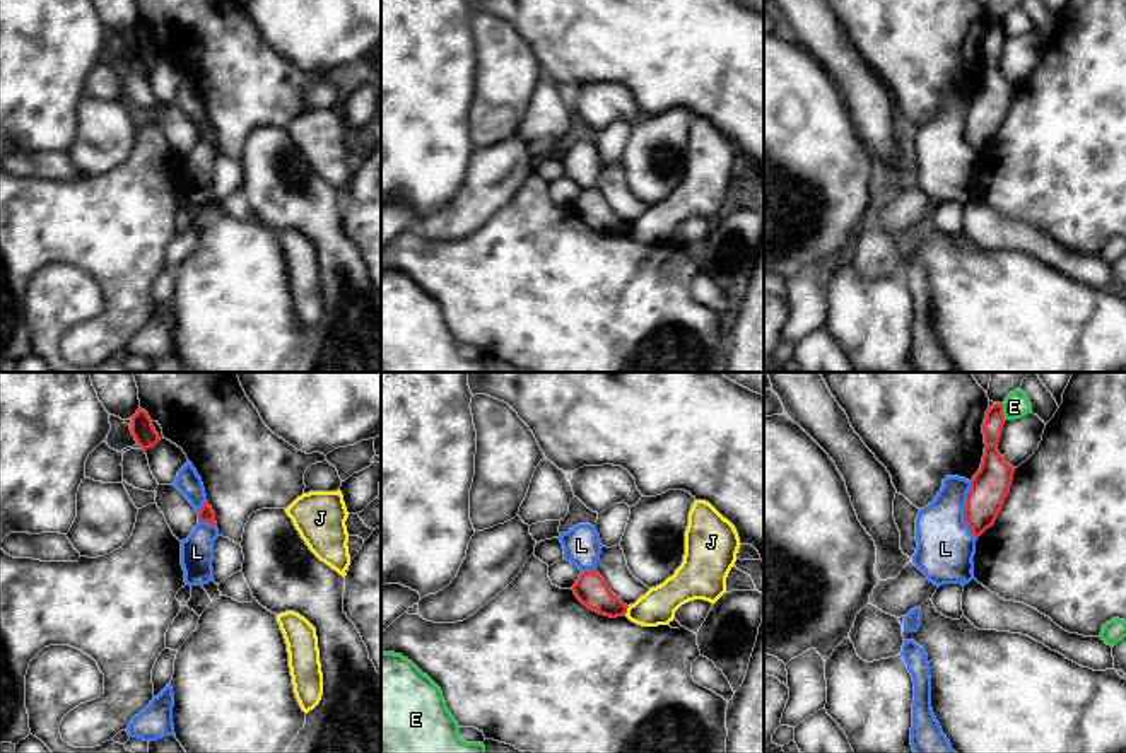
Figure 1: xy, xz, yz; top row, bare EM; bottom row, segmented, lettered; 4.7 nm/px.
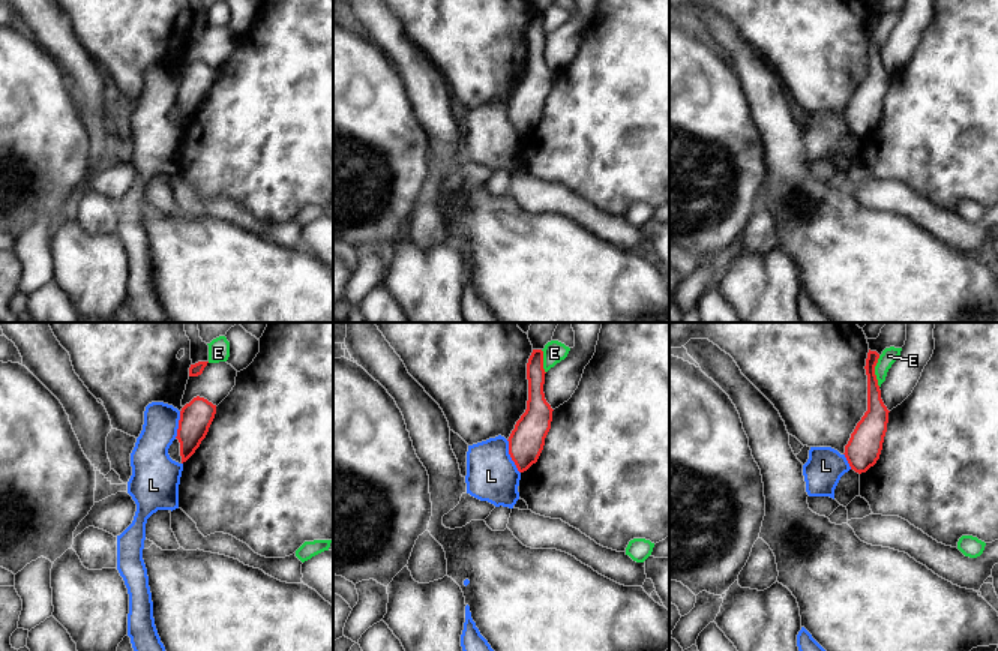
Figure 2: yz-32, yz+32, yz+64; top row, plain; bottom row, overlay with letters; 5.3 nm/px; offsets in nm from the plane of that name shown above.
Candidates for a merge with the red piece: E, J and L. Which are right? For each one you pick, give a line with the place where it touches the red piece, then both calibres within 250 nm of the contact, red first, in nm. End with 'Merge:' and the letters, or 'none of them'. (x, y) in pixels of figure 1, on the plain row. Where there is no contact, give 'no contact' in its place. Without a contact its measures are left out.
Merge: none of them

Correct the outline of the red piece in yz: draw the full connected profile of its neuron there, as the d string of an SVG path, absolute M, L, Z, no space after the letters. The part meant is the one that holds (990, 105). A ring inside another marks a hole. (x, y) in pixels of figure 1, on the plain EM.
M1001 20L988 26L982 41L984 73L979 89L971 97L964 126L964 138L976 155L994 142L1012 104L1015 85L998 68L1005 39Z

